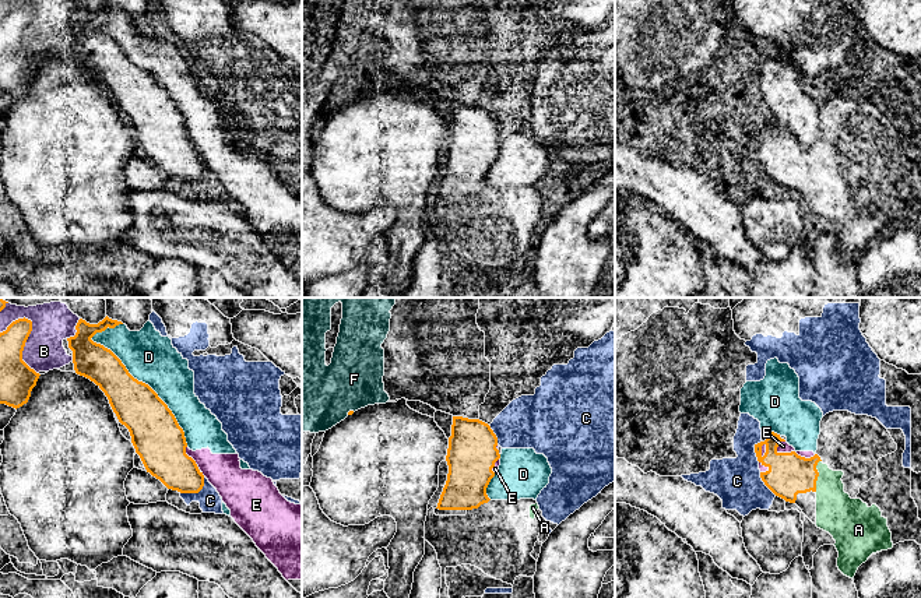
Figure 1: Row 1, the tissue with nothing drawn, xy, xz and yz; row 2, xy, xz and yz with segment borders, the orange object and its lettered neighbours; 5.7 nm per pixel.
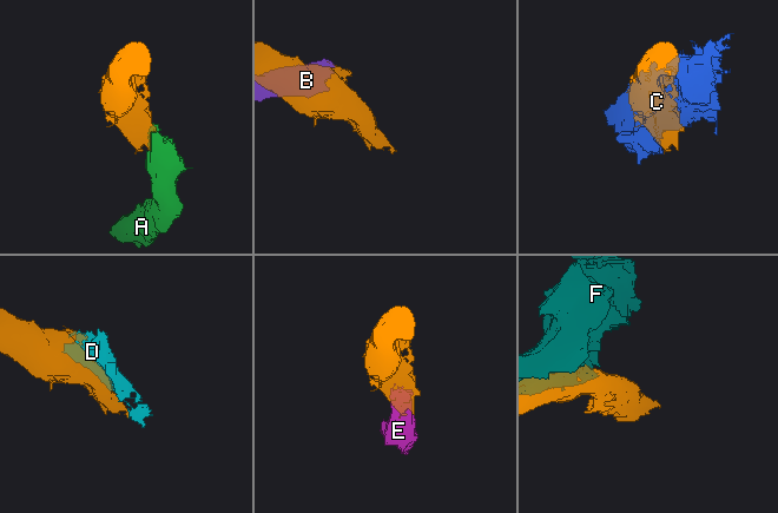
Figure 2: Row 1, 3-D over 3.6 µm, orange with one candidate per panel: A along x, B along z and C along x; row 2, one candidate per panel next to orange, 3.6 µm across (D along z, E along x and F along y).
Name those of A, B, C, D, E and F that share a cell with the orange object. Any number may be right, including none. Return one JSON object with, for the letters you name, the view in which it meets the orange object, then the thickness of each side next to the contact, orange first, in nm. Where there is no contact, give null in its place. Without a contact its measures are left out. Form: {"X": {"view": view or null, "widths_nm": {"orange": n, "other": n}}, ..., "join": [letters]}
{"A": {"view": "yz", "widths_nm": {"orange": 240, "other": 240}}, "join": ["A"]}

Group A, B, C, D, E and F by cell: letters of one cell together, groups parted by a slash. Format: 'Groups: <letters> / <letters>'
Groups: A / B D E / C / F

